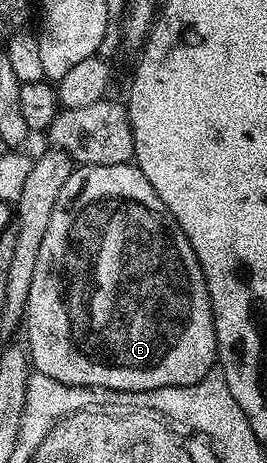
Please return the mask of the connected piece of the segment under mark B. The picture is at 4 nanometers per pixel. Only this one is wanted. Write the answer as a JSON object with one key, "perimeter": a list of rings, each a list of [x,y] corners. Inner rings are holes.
{"perimeter":[[[113,163],[112,165],[79,165],[72,168],[61,195],[57,195],[57,207],[45,230],[45,240],[41,251],[37,251],[37,268],[33,270],[33,284],[29,287],[29,303],[25,314],[27,341],[25,348],[30,356],[34,372],[49,375],[57,383],[84,385],[89,389],[112,389],[118,393],[153,391],[157,387],[181,387],[197,383],[206,373],[212,372],[217,365],[215,347],[215,316],[211,313],[211,300],[197,255],[173,215],[161,203],[153,183],[134,163]]]}

